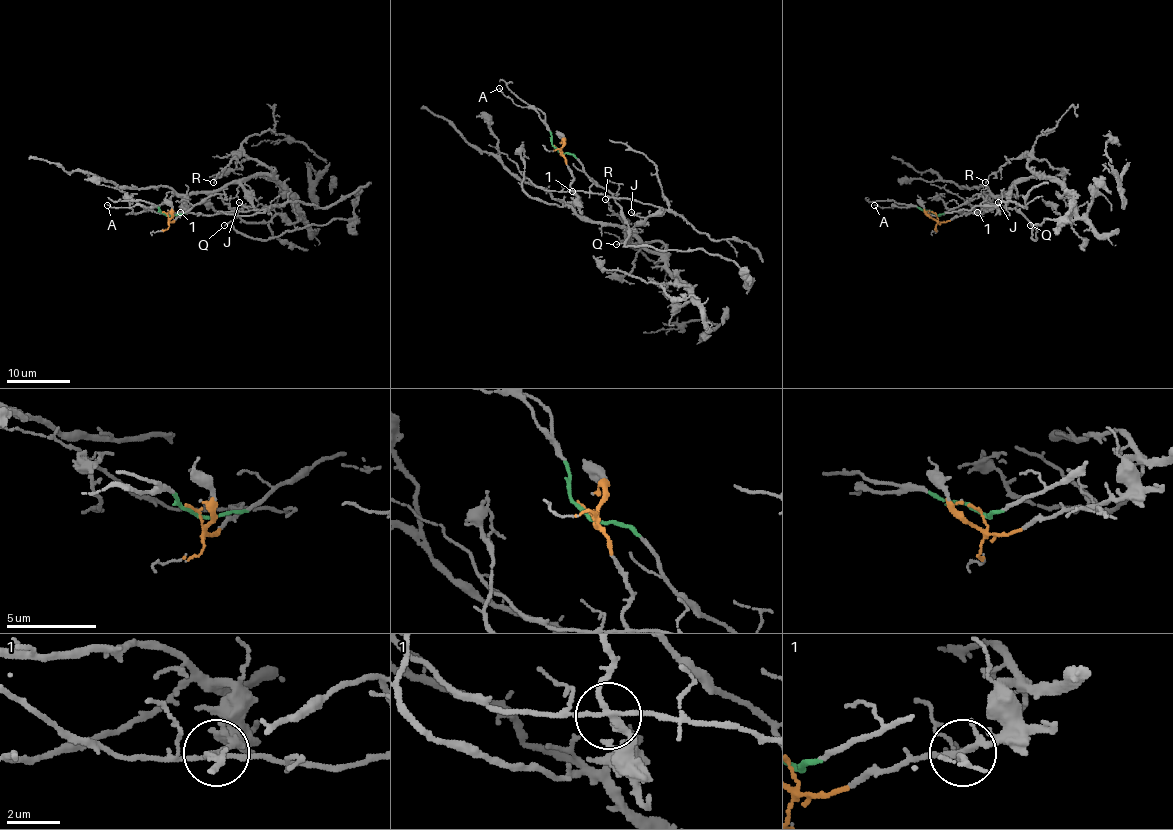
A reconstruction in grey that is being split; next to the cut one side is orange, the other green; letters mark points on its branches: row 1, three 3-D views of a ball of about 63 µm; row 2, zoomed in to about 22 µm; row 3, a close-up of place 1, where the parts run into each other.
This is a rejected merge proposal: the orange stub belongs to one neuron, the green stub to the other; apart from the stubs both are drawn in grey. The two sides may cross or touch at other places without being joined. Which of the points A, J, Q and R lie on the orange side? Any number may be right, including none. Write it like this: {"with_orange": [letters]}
{"with_orange": ["J", "R"]}

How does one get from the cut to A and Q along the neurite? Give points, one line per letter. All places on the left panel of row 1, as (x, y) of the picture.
A: (165, 214), (156, 206), (113, 208), (108, 205)
Q: (165, 214), (184, 214), (218, 193), (237, 211), (224, 225)

